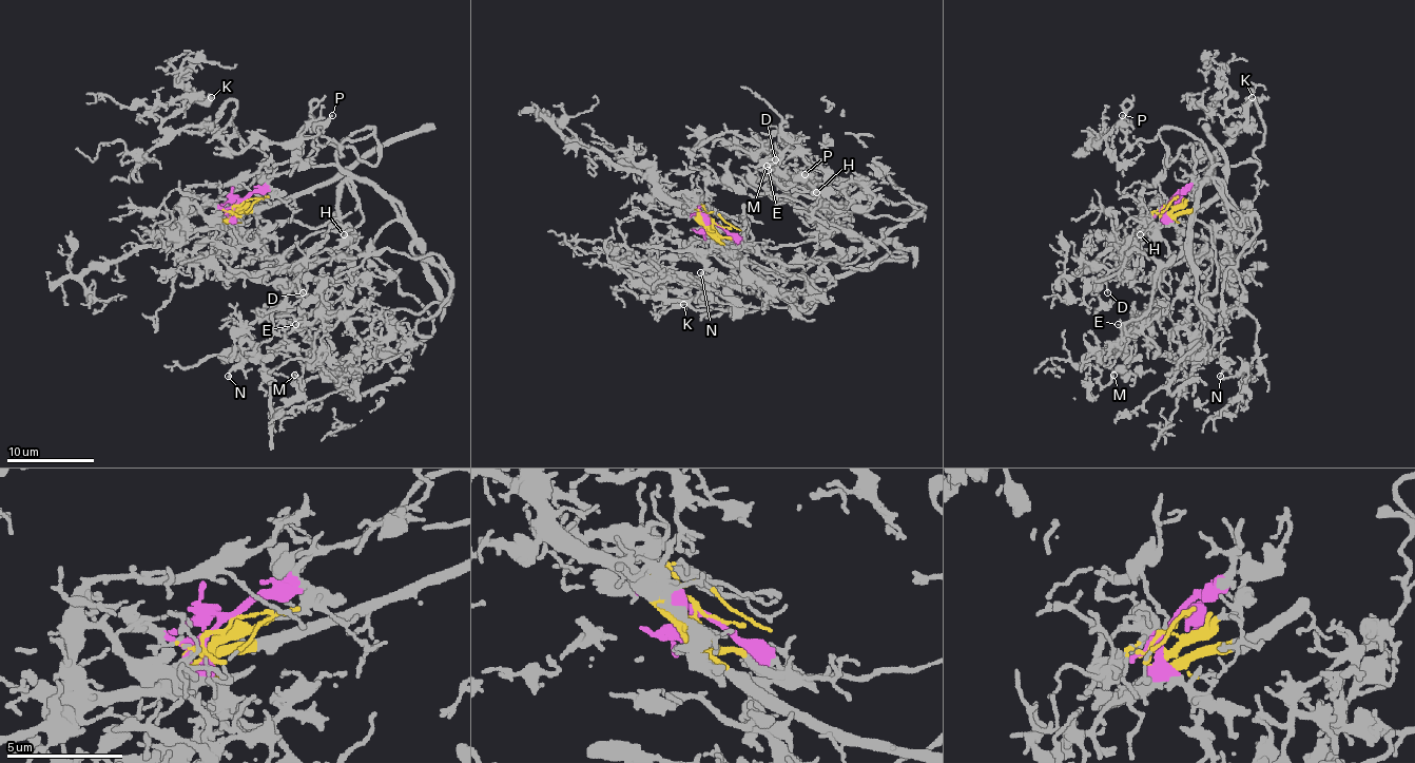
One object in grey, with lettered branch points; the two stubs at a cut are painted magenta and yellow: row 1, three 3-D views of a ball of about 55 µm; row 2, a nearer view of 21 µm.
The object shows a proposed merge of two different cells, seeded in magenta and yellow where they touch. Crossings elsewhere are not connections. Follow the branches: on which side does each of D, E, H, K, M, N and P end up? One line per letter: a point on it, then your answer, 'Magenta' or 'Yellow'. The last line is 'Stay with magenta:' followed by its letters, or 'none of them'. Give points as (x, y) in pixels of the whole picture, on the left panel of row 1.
D: Place: (303, 292). Magenta
E: Place: (295, 324). Magenta
H: Place: (344, 234). Magenta
K: Place: (211, 97). Magenta
M: Place: (294, 375). Magenta
N: Place: (228, 376). Magenta
P: Place: (332, 115). Magenta
Stay with magenta: D, E, H, K, M, N, P

